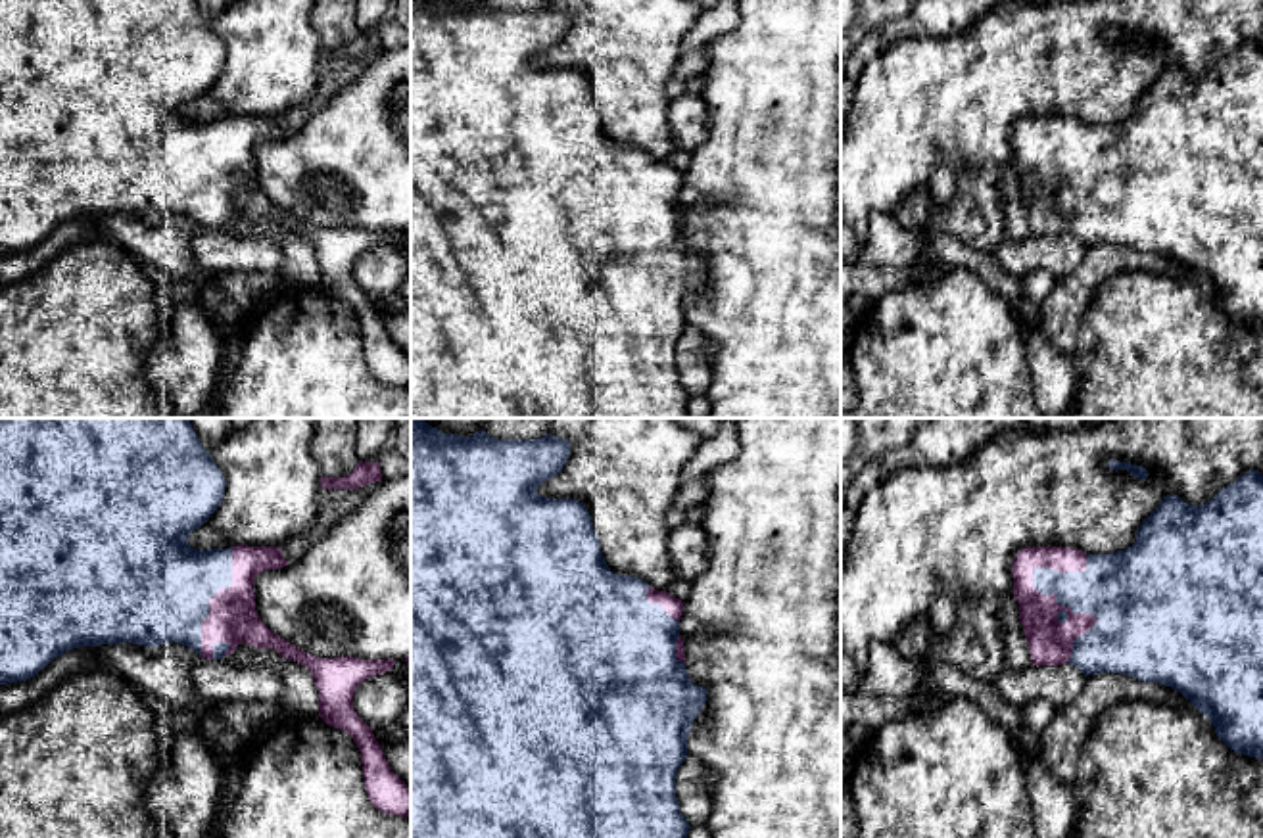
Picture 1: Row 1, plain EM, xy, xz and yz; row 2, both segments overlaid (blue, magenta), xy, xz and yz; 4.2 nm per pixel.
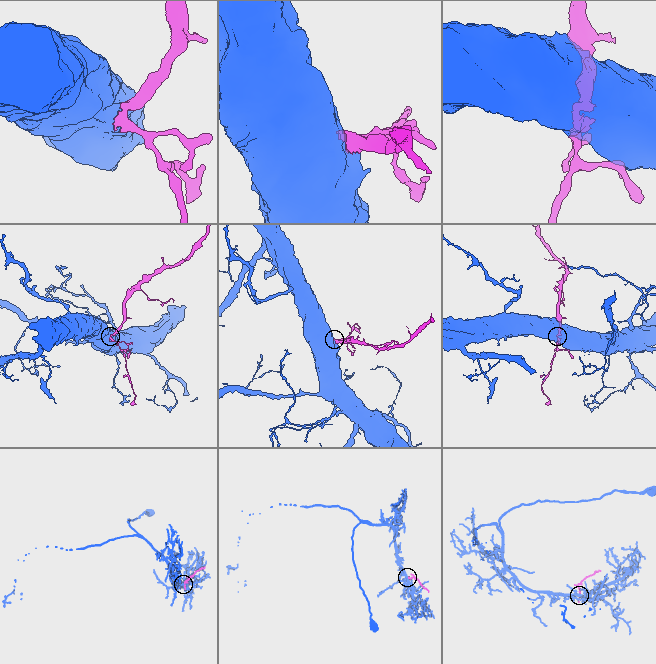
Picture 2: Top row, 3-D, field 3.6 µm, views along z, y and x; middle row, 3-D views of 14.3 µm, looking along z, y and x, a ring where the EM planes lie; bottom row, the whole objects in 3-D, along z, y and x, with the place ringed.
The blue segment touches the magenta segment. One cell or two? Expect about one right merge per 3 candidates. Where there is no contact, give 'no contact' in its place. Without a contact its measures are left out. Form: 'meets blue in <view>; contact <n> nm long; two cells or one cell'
meets blue in yz; contact 460 nm long; one cell

